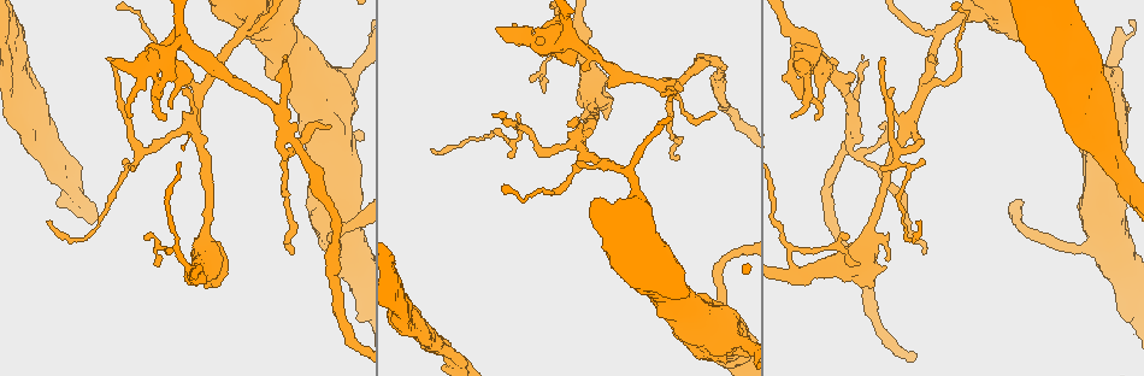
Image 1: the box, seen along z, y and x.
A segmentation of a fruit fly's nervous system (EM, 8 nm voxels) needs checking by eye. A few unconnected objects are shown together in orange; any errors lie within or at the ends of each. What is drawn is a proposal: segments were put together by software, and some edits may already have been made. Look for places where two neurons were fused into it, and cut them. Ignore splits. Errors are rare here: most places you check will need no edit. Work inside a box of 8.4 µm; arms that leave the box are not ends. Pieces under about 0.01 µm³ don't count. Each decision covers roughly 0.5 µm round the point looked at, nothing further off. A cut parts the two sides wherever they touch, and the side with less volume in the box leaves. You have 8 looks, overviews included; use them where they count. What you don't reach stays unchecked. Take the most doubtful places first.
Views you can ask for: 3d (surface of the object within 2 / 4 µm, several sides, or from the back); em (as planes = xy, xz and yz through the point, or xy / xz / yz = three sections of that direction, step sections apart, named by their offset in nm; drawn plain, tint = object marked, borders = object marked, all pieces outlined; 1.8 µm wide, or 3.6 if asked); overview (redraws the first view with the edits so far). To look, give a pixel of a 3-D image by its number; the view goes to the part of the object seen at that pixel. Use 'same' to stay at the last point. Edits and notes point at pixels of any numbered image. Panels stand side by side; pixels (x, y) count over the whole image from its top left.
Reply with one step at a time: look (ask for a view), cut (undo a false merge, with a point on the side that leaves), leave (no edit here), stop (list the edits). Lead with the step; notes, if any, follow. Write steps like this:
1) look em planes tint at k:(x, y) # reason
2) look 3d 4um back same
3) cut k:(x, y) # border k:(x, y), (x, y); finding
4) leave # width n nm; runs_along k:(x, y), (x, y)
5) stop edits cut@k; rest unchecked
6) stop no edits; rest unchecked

look em 3.6um xz step 8 tint at 1:(162, 60) # calibre changes

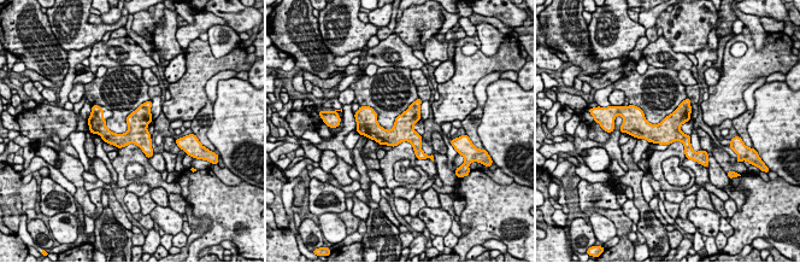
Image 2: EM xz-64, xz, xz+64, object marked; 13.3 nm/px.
leave # runs_along 2:(636, 122), (678, 135), (692, 153); one neuron here

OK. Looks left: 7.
look 3d 4um at 1:(671, 81) # four arms meet

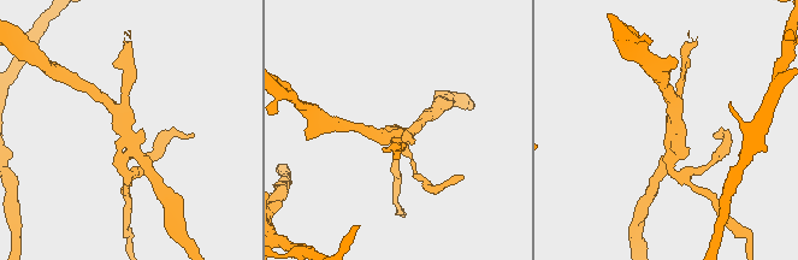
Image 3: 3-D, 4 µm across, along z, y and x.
look em planes borders at 3:(129, 148) # need the tissue

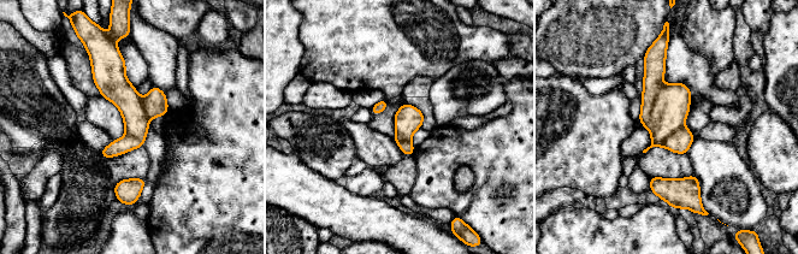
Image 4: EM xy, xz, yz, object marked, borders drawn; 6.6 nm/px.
cut 4:(654, 70) # width 180 nm; border 4:(660, 87), (649, 120), (643, 125); two neurons meet here

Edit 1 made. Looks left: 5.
look overview # see it whole again

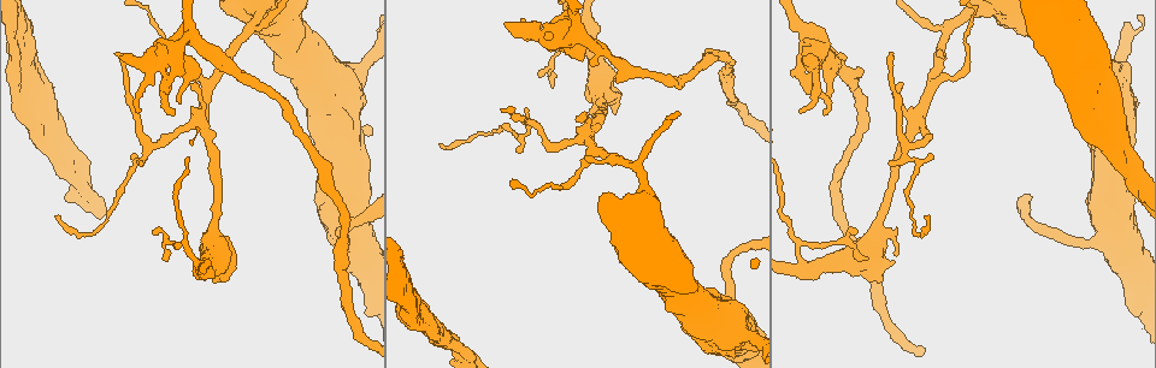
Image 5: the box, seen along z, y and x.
look em planes tint at 5:(56, 142) # closes a loop

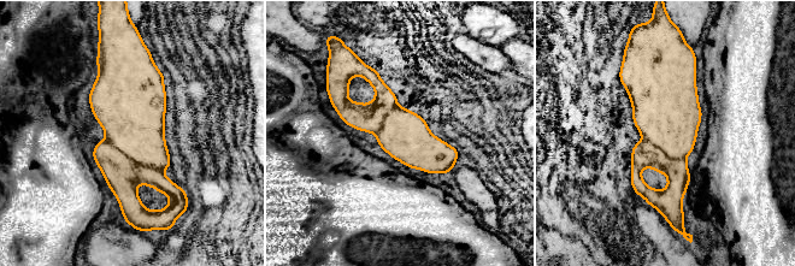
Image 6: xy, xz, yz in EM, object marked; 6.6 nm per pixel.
cut 6:(122, 173) # width 320 nm; a second neuron is stuck on

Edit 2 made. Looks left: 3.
stop edits cut@4, cut@6; rest unchecked

